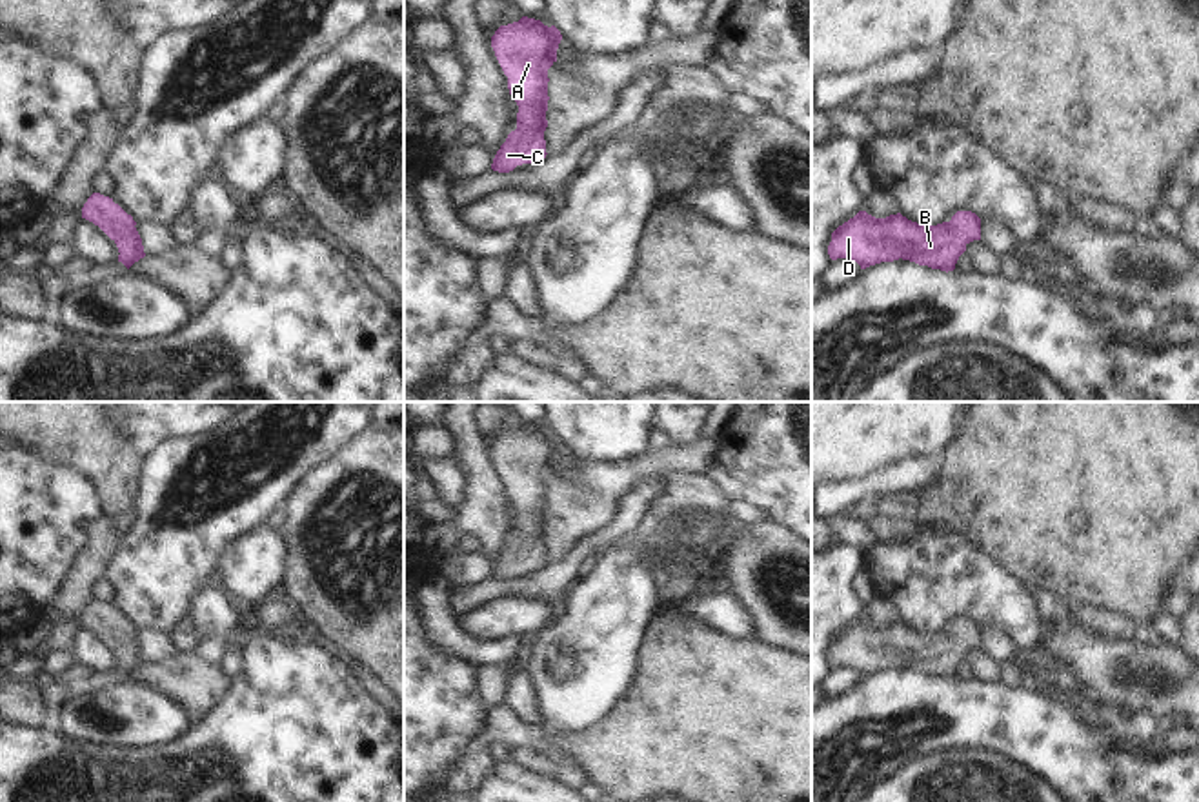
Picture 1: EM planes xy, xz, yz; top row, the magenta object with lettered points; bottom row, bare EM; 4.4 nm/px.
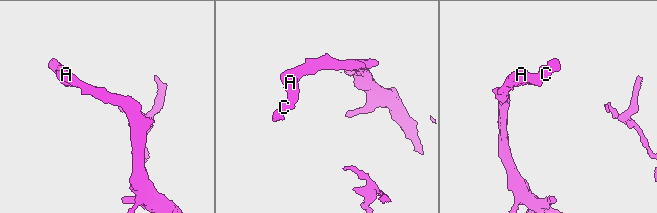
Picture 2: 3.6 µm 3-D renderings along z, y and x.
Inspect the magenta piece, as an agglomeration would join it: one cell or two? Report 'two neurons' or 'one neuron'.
one neuron

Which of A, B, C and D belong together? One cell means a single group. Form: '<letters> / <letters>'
A B C D

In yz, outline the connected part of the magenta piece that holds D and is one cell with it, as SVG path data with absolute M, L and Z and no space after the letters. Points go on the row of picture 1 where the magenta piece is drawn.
M859 211L831 233L828 255L851 258L861 269L902 258L948 273L973 240L981 240L981 218L972 211L957 211L937 226L921 226L901 213L875 218Z

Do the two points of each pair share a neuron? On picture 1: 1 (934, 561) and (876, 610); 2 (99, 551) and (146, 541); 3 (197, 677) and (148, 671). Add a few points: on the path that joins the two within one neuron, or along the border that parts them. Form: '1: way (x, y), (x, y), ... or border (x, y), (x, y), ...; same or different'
1: border (876, 595), (888, 601), (901, 619); different
2: border (122, 537), (110, 562), (108, 575); different
3: way (184, 677), (161, 675); same

